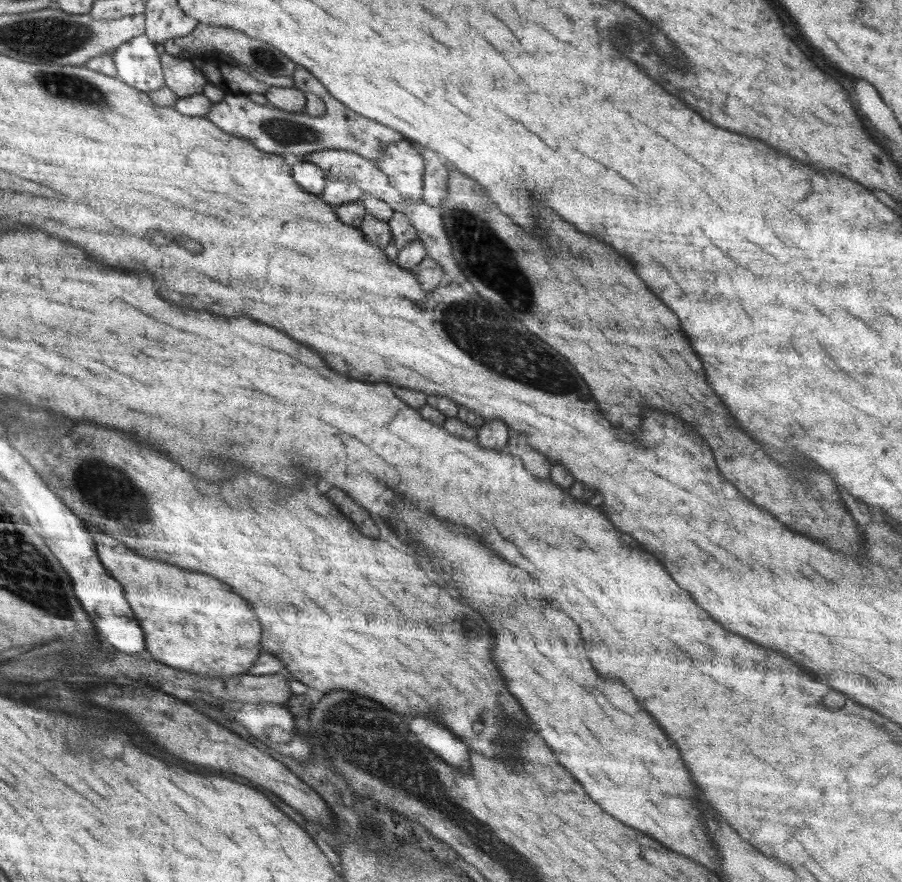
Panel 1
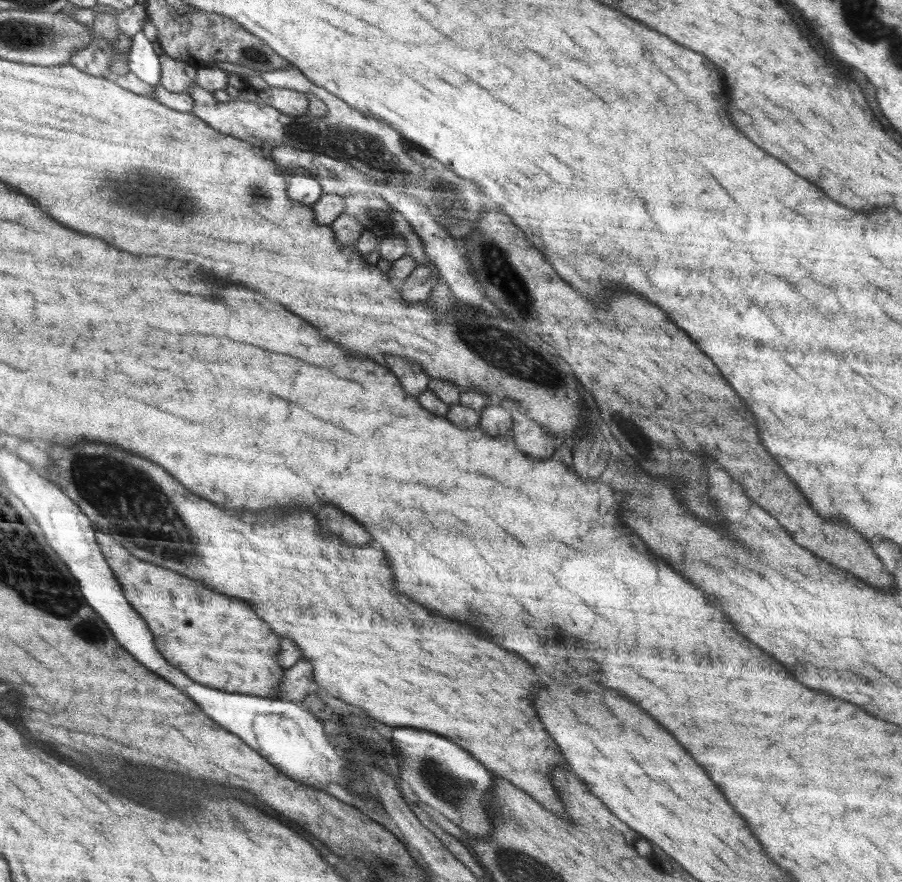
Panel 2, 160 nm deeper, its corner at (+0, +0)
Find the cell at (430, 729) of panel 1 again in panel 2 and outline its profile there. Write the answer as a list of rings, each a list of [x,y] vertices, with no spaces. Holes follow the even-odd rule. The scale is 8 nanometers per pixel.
[[[394,728],[391,741],[398,758],[399,776],[410,784],[412,794],[436,812],[440,812],[465,832],[476,838],[489,836],[488,800],[492,790],[492,774],[460,746],[452,744],[448,738],[438,738],[438,734],[422,732],[414,728]]]

